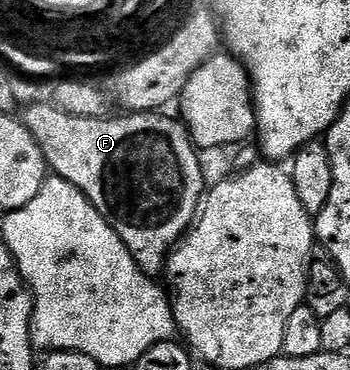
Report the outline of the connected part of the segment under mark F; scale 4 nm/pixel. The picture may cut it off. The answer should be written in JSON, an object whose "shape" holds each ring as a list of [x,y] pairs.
{"shape":[[[50,101],[32,103],[20,114],[20,121],[38,141],[47,167],[57,177],[80,188],[89,202],[109,218],[140,268],[148,275],[158,276],[161,270],[163,273],[172,248],[193,227],[204,201],[202,162],[198,159],[199,151],[190,140],[189,129],[177,117],[165,118],[162,112],[126,112],[123,115],[123,118],[85,118],[69,114]]]}

